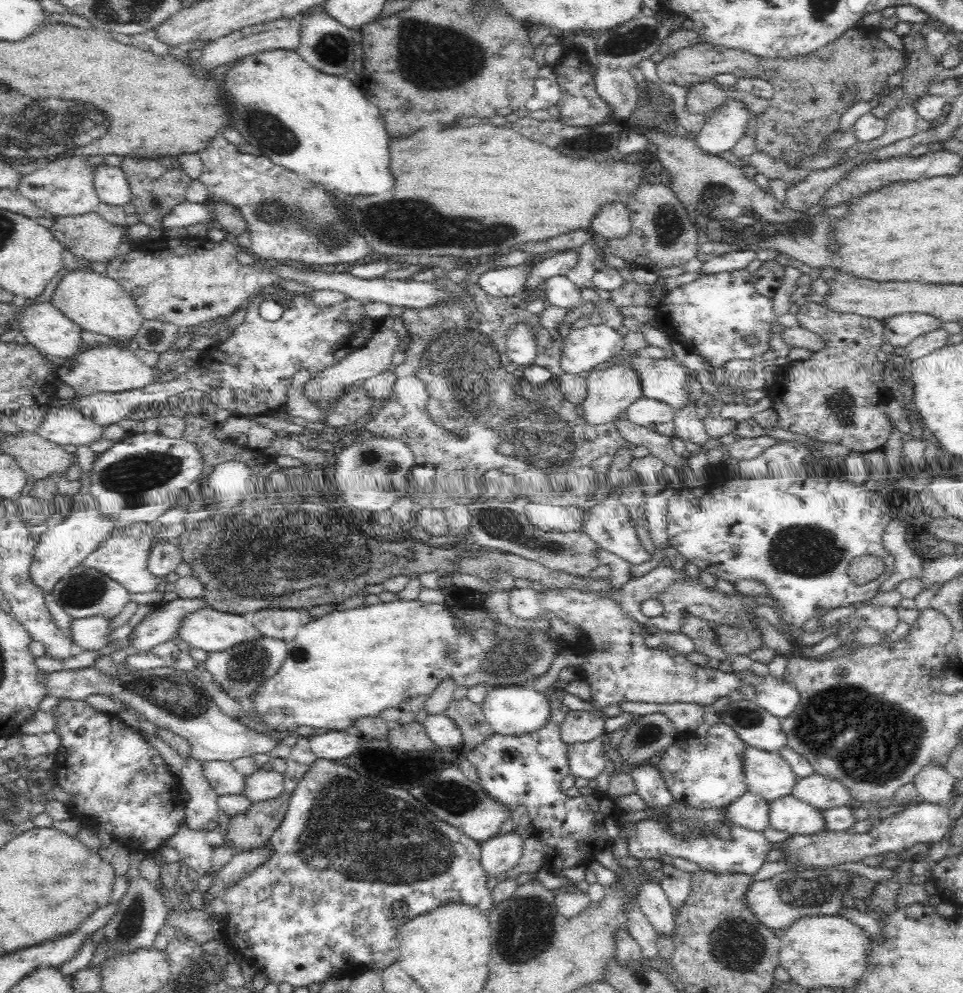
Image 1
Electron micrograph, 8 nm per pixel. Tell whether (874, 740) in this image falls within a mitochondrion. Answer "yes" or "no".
yes

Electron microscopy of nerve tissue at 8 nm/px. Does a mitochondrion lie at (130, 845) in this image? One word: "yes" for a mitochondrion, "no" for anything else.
no

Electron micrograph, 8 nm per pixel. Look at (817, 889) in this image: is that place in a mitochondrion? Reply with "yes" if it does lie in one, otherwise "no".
yes

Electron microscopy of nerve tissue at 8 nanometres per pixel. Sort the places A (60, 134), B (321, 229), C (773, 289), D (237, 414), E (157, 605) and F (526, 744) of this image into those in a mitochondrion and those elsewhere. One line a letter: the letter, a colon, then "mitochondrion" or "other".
A: mitochondrion
B: mitochondrion
C: other
D: other
E: other
F: other

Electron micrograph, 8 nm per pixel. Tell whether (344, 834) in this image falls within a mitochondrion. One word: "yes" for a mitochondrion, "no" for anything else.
yes

